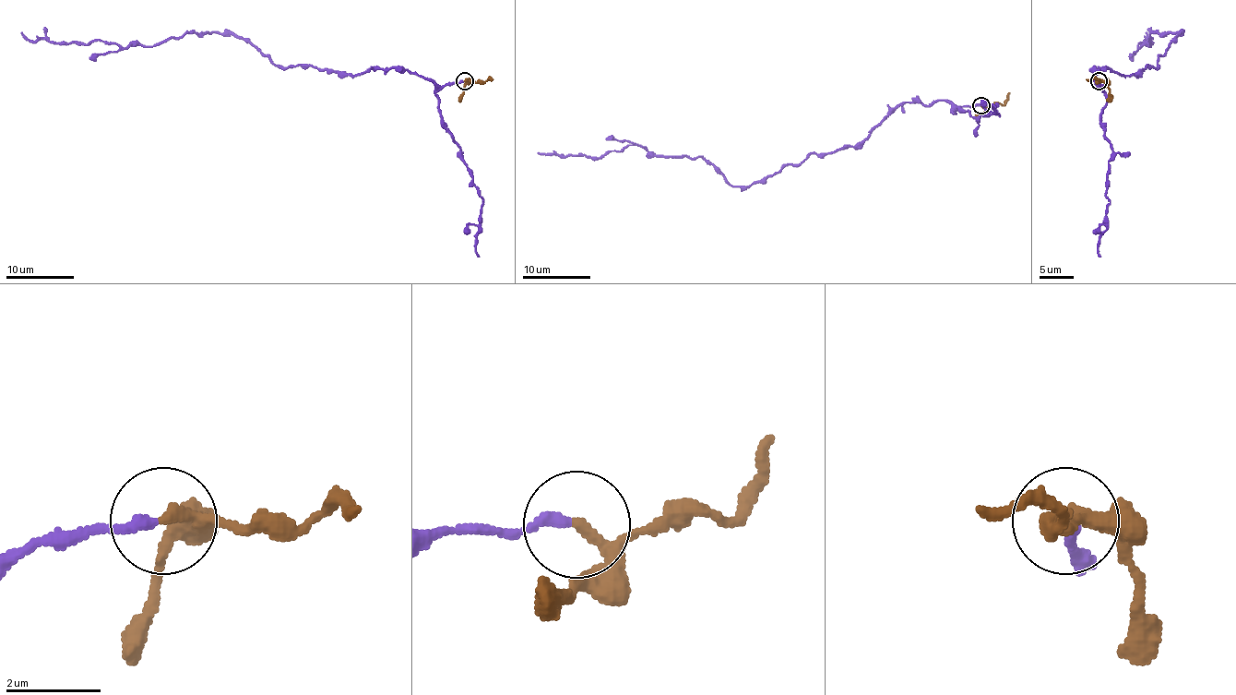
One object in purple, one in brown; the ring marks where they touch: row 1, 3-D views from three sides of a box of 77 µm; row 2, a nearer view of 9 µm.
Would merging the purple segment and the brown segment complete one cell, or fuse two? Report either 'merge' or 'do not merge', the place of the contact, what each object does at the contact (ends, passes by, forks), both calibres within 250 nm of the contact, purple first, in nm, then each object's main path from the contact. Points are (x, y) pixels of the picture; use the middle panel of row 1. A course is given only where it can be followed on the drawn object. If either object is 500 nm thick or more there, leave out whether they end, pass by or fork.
merge; at (981, 105); purple ends there; brown passes by; 240 nm thick on the purple side, 190 nm on the other; purple runs (980, 105), (903, 101), (861, 142), (745, 187), (703, 158), (636, 144), (599, 158), (537, 153); brown runs (981, 105), (1002, 105), (1009, 93)

